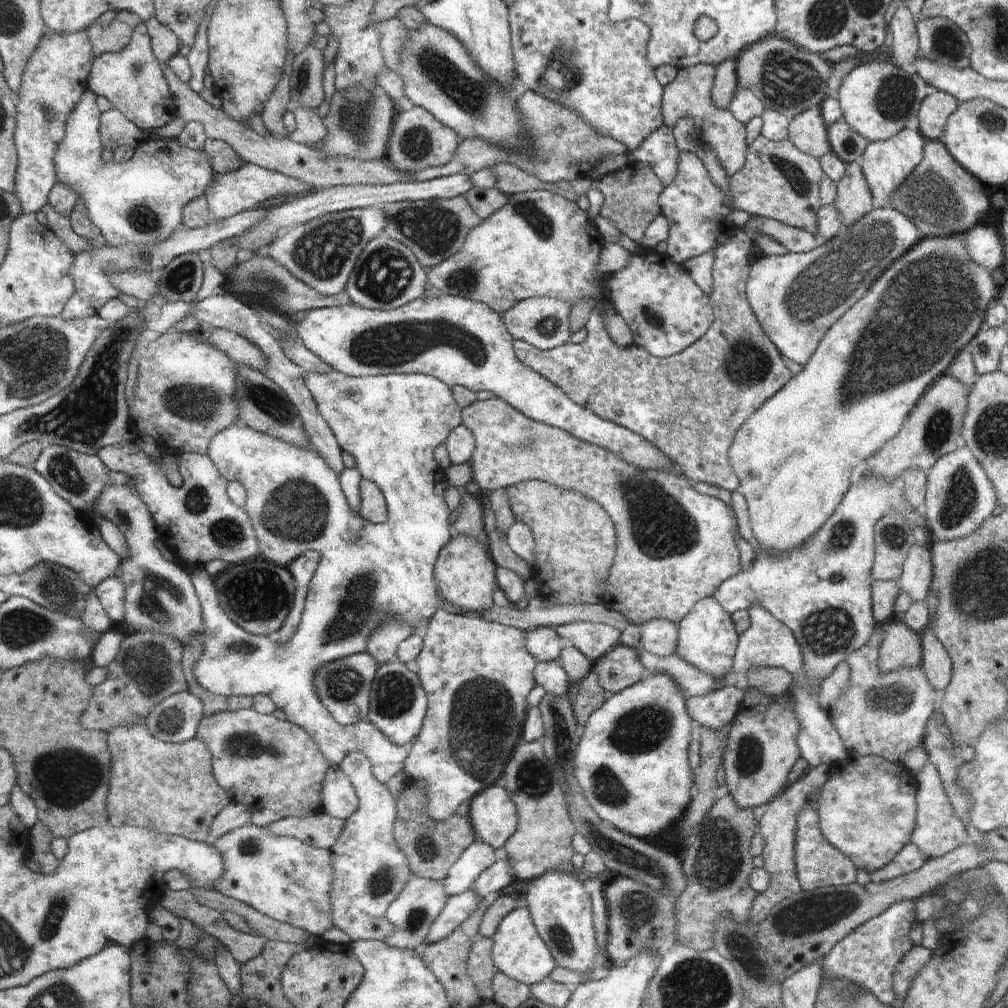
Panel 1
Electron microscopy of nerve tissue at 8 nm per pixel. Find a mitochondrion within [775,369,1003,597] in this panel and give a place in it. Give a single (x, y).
(960, 501)

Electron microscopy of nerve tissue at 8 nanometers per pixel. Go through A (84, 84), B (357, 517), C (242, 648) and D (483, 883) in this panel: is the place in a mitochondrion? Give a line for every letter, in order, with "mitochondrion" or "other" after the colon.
A: other
B: other
C: mitochondrion
D: other

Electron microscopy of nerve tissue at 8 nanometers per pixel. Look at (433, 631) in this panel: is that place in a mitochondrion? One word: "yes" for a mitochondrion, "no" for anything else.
no

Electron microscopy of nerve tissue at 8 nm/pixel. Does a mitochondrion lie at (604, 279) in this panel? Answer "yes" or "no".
no

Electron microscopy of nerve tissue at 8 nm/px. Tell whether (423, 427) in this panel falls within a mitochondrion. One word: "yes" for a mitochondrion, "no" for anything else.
no

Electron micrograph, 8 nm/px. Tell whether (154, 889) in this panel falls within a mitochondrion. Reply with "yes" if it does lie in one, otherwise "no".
no

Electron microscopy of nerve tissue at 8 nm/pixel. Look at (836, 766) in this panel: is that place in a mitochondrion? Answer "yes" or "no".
no

